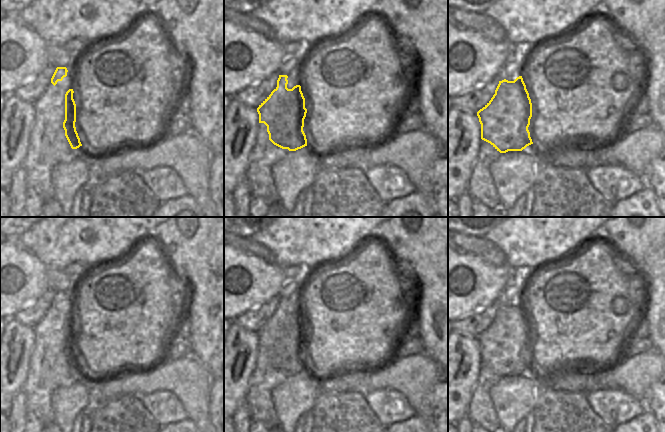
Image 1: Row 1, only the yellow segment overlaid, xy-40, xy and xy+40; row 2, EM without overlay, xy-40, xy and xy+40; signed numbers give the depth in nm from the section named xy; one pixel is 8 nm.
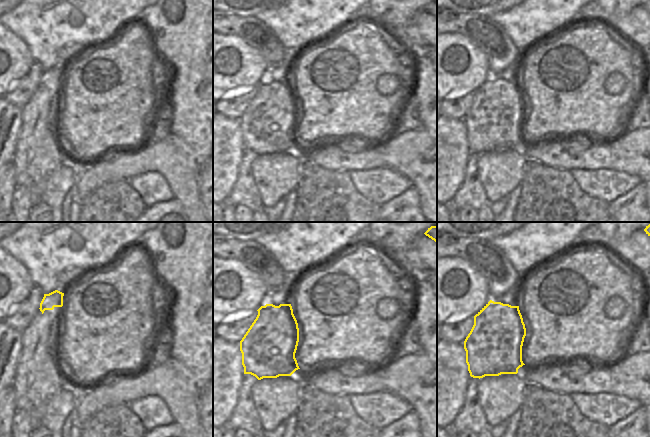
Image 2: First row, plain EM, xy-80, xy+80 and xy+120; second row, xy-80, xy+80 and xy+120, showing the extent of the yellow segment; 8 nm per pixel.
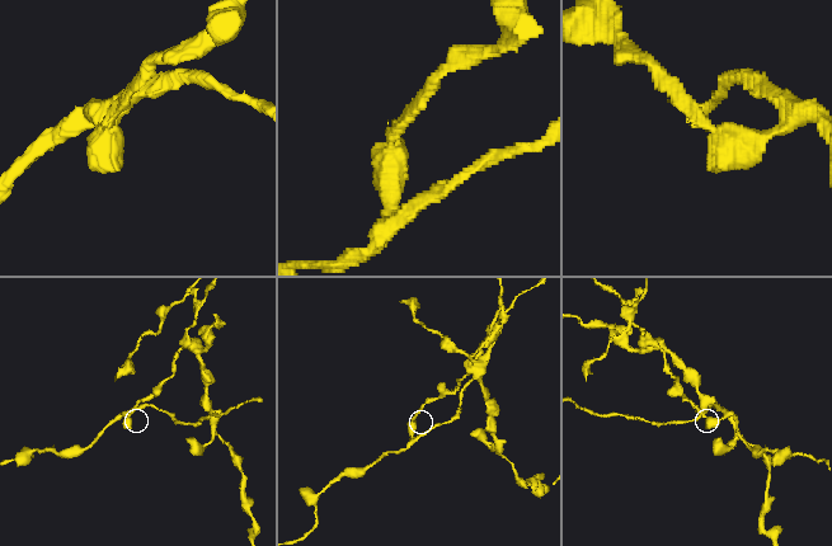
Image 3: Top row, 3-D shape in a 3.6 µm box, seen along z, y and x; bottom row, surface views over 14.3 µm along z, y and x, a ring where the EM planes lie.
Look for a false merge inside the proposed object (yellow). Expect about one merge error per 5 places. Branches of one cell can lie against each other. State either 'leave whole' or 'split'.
split

